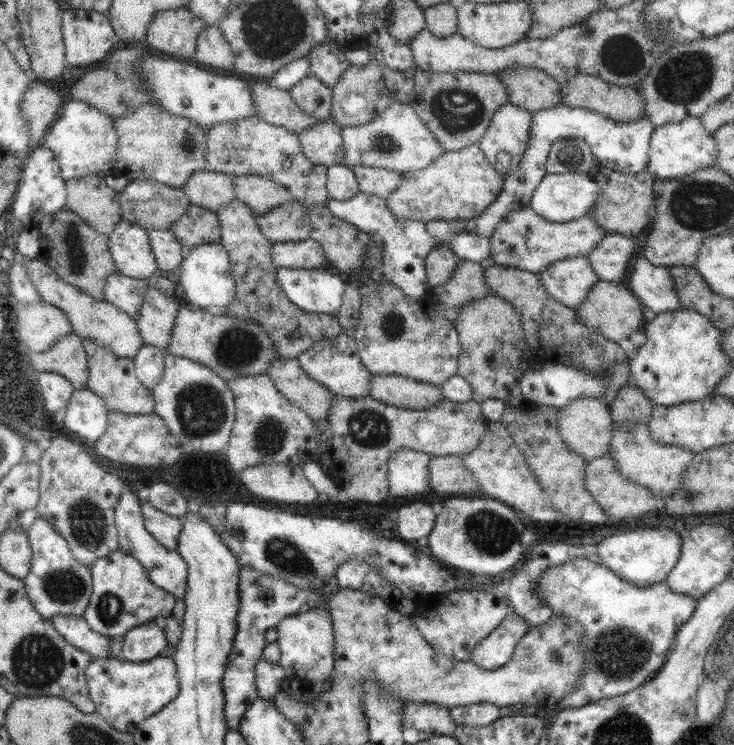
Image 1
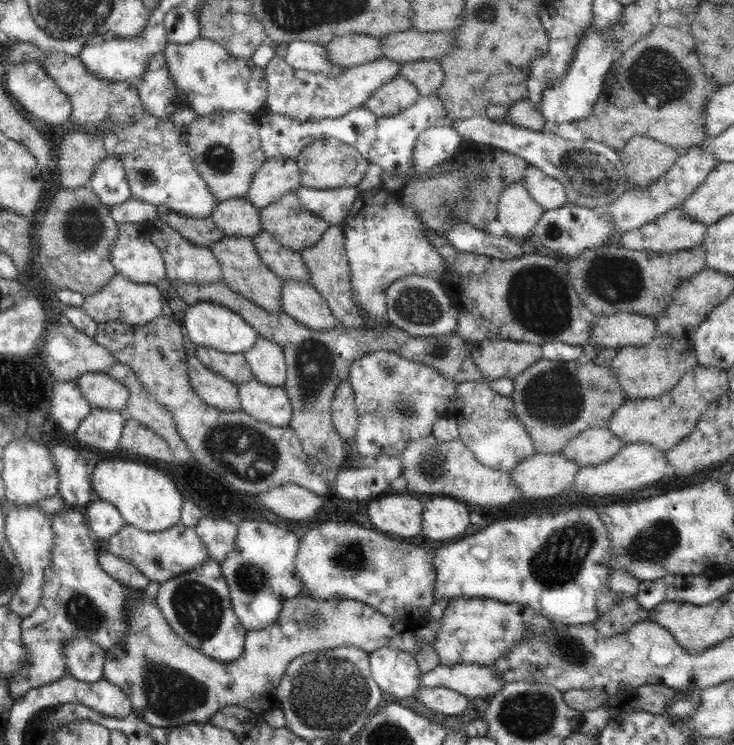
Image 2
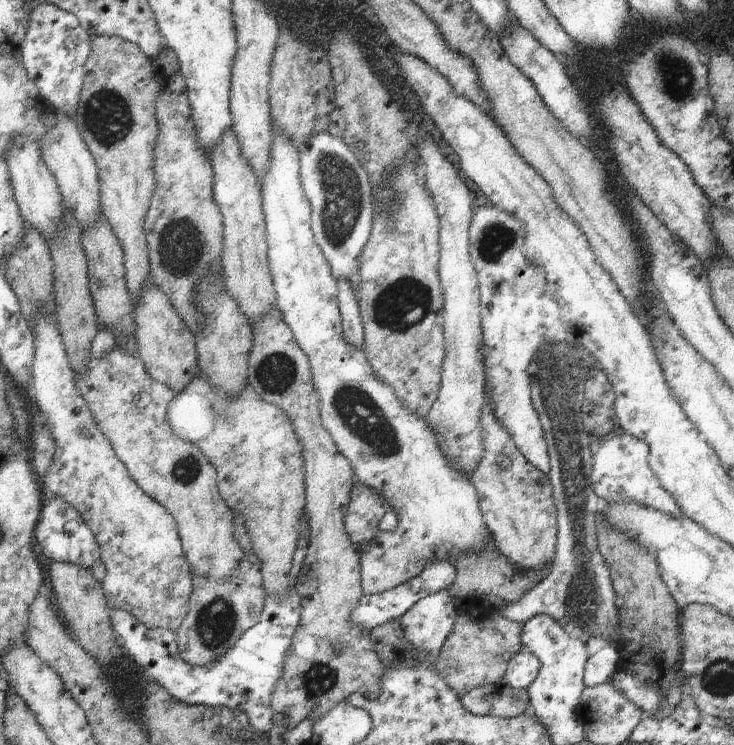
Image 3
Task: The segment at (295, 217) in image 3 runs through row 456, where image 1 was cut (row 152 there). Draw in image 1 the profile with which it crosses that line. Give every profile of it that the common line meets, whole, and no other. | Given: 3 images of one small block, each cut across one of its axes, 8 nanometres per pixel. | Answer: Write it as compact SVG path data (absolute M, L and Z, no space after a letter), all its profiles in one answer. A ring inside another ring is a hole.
M390 104L384 113L380 113L366 124L360 126L341 127L341 136L345 152L346 166L373 166L395 170L406 174L416 170L422 170L432 164L445 151L440 148L430 129L418 118L411 104Z

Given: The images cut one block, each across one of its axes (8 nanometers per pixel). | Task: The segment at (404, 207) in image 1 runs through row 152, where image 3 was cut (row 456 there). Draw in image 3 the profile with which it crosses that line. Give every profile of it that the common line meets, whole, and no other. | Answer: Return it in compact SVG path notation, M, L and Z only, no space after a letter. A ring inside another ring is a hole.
M436 135L436 142L428 138L424 146L420 148L422 162L426 166L426 188L433 198L437 215L439 216L439 245L440 260L438 265L439 277L441 280L444 308L443 327L445 336L445 357L442 367L440 388L438 398L434 401L430 412L423 418L425 423L431 428L438 448L442 456L447 459L448 464L460 474L470 477L474 470L478 468L478 462L484 456L484 446L482 446L482 435L480 428L480 417L482 407L485 405L486 376L484 356L481 353L483 346L483 330L481 327L480 314L480 291L477 272L472 264L469 255L469 228L472 217L475 215L477 202L468 191L466 183L460 179L459 174L454 170L454 166L440 153L440 139Z

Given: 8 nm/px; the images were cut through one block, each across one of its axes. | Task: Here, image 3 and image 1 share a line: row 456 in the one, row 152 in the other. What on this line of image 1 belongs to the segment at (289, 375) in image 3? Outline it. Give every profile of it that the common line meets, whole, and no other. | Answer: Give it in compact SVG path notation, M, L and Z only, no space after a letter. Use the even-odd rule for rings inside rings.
M332 119L317 121L297 138L302 152L310 162L327 167L346 164L341 126Z

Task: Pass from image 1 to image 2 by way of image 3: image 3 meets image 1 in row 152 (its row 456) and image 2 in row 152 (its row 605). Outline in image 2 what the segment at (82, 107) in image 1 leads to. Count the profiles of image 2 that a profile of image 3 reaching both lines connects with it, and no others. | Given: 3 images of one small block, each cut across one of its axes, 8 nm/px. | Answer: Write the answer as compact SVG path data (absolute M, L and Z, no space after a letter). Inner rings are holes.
M151 115L142 117L138 121L126 123L122 127L118 127L115 132L108 132L100 135L103 140L103 148L108 155L116 154L120 156L120 162L124 166L126 178L134 199L141 200L154 207L166 206L176 213L191 218L209 218L217 206L218 201L214 195L208 190L206 181L200 176L196 170L194 162L189 156L189 148L186 142L186 131L180 127L176 127L167 117L154 117Z

